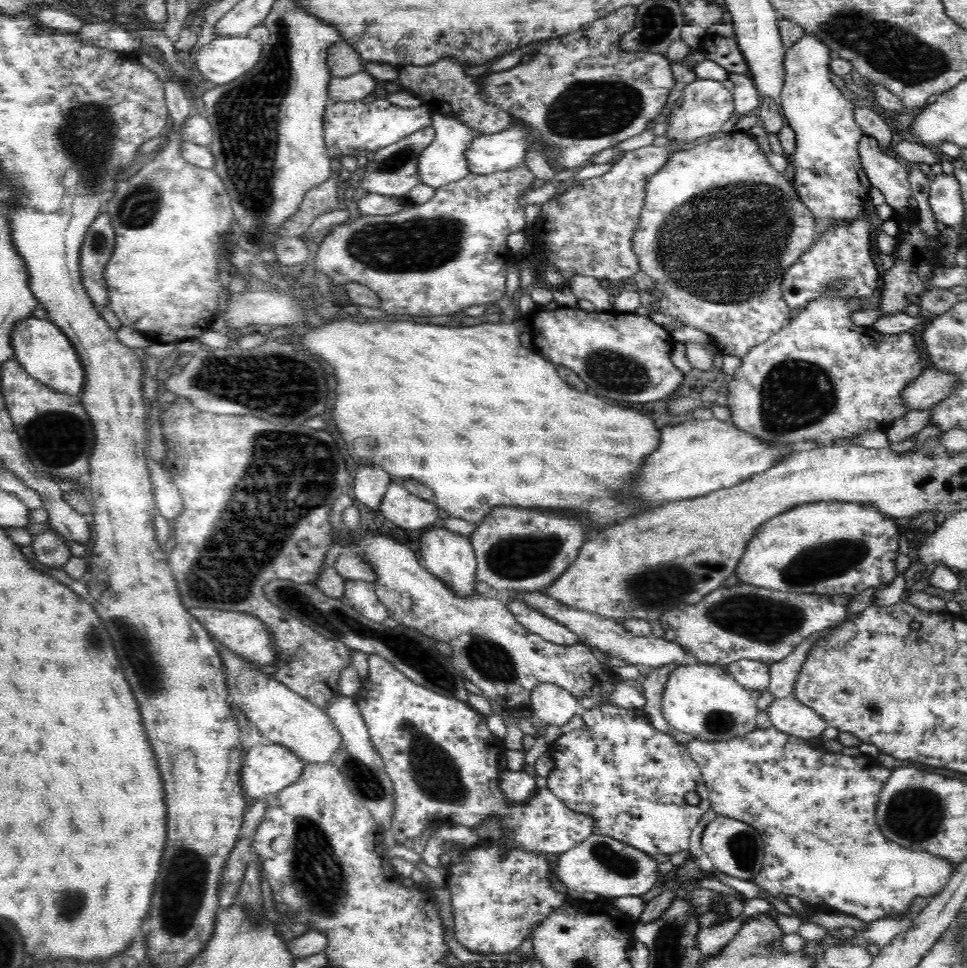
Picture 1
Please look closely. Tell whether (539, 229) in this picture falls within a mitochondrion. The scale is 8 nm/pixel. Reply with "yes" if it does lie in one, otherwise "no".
no

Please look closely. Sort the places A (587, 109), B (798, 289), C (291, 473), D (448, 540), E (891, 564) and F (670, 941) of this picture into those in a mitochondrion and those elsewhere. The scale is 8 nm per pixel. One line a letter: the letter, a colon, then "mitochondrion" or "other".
A: mitochondrion
B: mitochondrion
C: mitochondrion
D: other
E: other
F: mitochondrion

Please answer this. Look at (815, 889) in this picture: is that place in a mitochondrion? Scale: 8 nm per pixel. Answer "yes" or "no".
no

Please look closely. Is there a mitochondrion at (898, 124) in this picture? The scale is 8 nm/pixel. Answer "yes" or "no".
no

